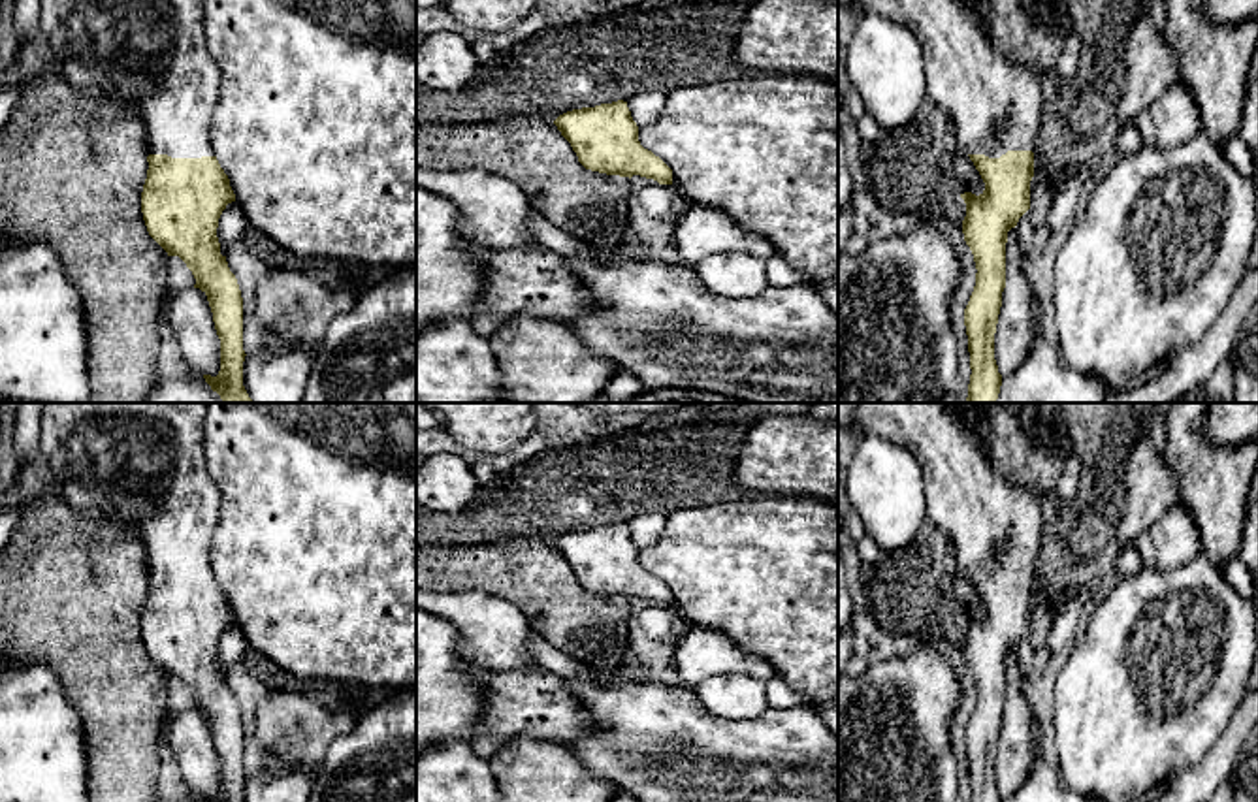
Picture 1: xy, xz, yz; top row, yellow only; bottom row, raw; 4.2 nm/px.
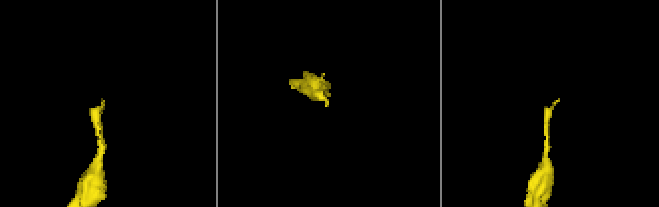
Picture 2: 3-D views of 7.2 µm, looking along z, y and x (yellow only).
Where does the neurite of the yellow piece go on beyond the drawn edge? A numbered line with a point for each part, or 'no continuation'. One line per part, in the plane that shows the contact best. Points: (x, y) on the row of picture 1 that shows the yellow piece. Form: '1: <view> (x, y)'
1: xy (151, 55)

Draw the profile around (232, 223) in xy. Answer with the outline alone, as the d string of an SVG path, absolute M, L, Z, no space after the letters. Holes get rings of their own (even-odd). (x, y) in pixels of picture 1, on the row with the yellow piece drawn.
M237 201L226 205L218 218L217 237L220 243L220 254L226 256L228 249L241 239L243 232L249 228L249 218Z

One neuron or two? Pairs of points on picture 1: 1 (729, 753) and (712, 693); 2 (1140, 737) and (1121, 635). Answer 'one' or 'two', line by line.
1: two
2: one

